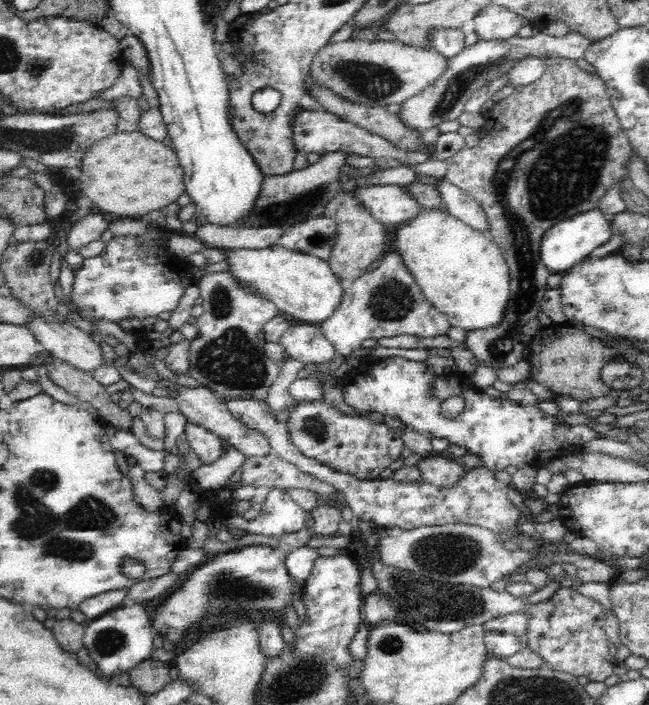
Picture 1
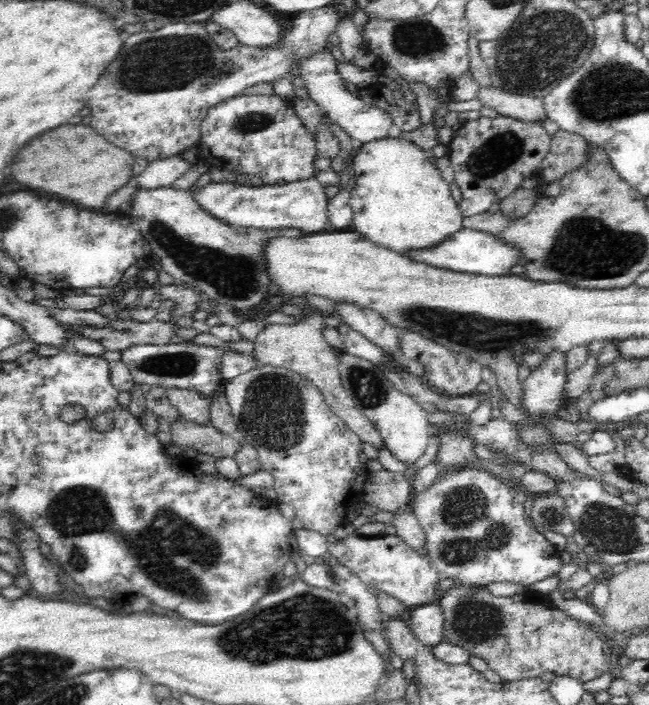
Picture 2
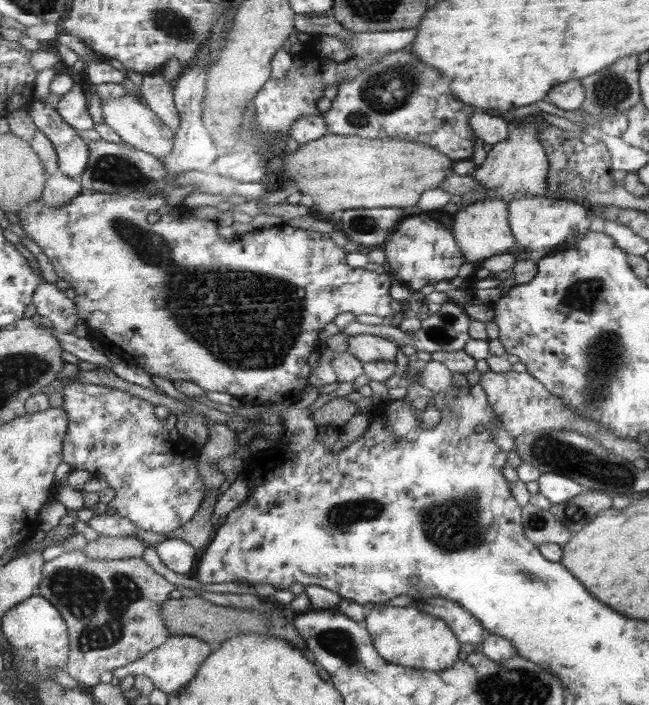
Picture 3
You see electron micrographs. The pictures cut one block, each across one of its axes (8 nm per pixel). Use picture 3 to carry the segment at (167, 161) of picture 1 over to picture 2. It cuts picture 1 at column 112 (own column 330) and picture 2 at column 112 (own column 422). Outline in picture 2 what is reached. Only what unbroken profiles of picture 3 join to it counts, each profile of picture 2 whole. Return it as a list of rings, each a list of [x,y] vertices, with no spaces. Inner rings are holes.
[[[60,126],[20,150],[12,164],[12,176],[32,190],[42,190],[54,198],[58,196],[72,204],[80,204],[82,208],[98,210],[134,178],[134,160],[136,156],[130,150],[106,142],[90,126]]]

